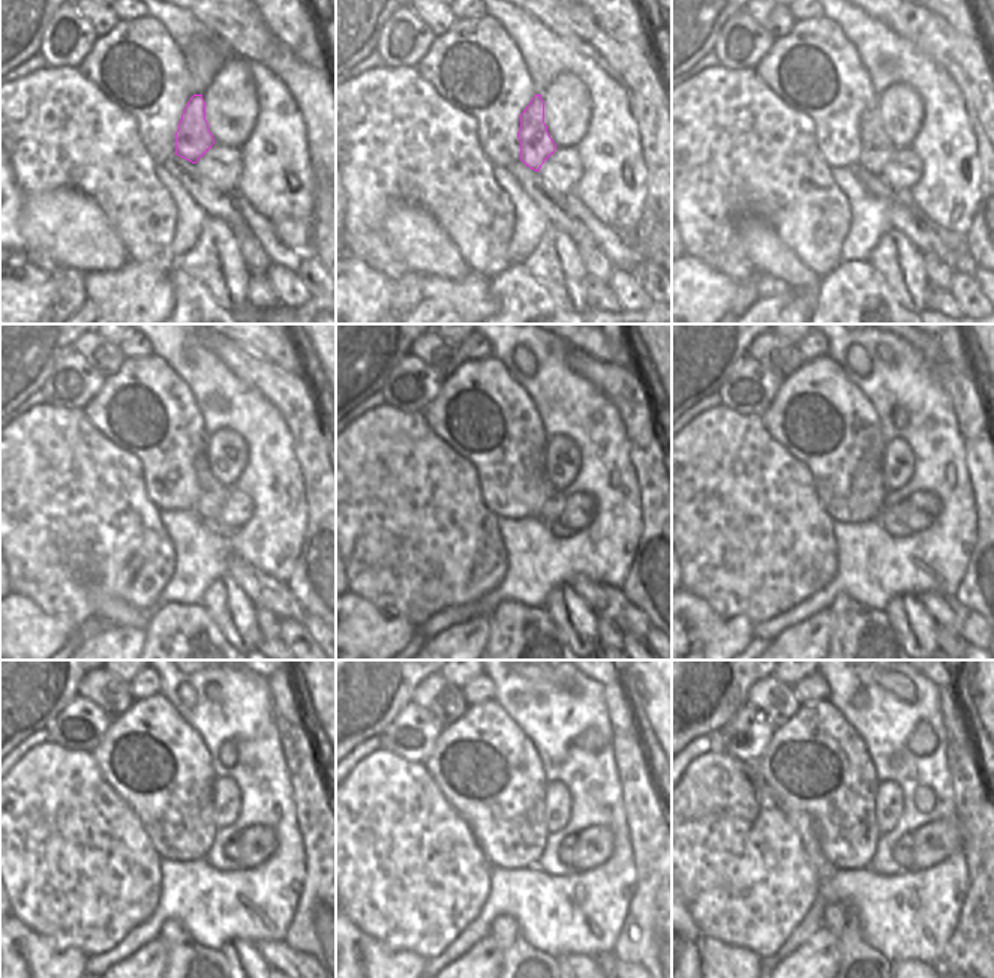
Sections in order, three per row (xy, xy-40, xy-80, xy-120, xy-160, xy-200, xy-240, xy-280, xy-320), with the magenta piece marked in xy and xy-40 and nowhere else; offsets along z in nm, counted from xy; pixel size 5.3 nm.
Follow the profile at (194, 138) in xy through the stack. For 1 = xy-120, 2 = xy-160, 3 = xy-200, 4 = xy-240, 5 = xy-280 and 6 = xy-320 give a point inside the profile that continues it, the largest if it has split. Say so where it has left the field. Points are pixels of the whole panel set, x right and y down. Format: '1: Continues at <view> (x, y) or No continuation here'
1: Continues at xy-120 (212, 494)
2: Continues at xy-160 (552, 507)
3: Continues at xy-200 (900, 510)
4: Continues at xy-240 (231, 848)
5: Continues at xy-280 (567, 848)
6: Continues at xy-320 (903, 851)

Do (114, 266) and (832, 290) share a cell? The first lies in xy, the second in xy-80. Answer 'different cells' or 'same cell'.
different cells

